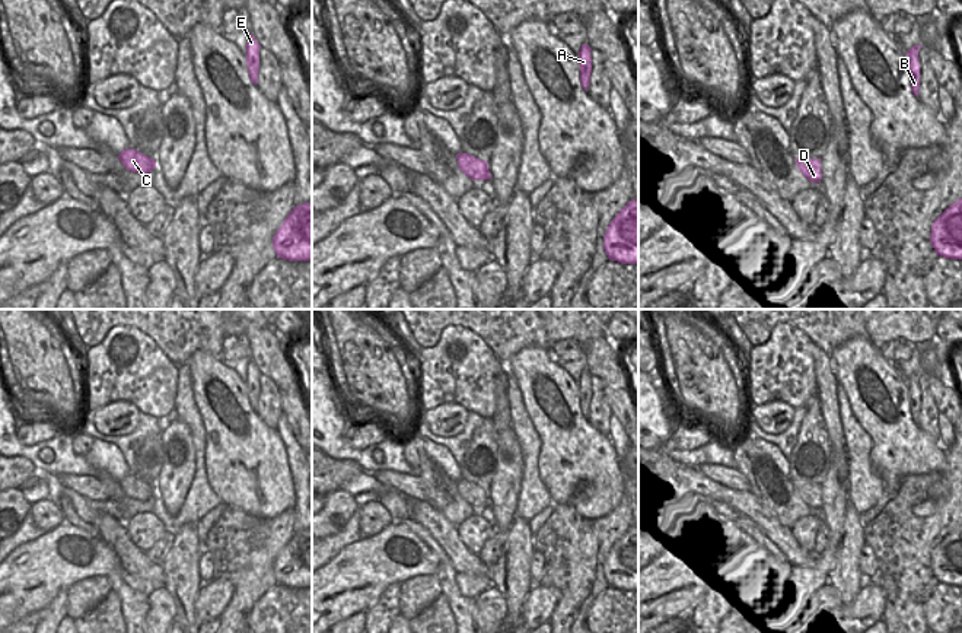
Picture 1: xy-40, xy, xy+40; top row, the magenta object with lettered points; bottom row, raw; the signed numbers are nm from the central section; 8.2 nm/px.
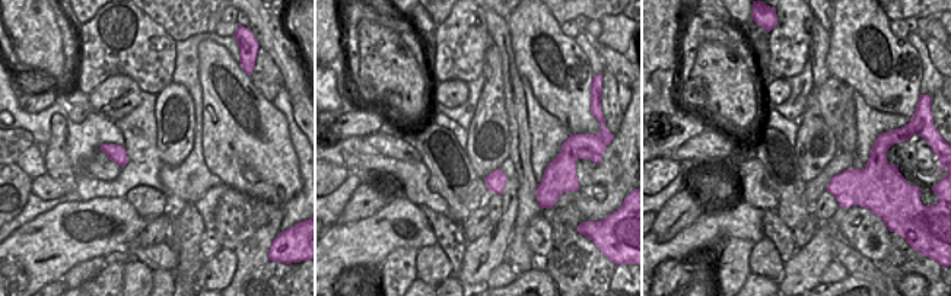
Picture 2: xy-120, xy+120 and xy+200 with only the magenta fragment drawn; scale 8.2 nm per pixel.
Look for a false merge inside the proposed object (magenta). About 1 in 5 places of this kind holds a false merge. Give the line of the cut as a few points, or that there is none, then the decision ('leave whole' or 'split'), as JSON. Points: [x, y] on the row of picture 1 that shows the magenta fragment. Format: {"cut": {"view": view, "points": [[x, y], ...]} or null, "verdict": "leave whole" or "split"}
{"cut": null, "verdict": "leave whole"}

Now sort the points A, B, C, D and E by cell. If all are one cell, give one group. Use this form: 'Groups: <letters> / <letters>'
Groups: A B C D E

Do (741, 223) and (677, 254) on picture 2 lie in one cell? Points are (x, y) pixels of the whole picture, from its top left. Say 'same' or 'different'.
same

